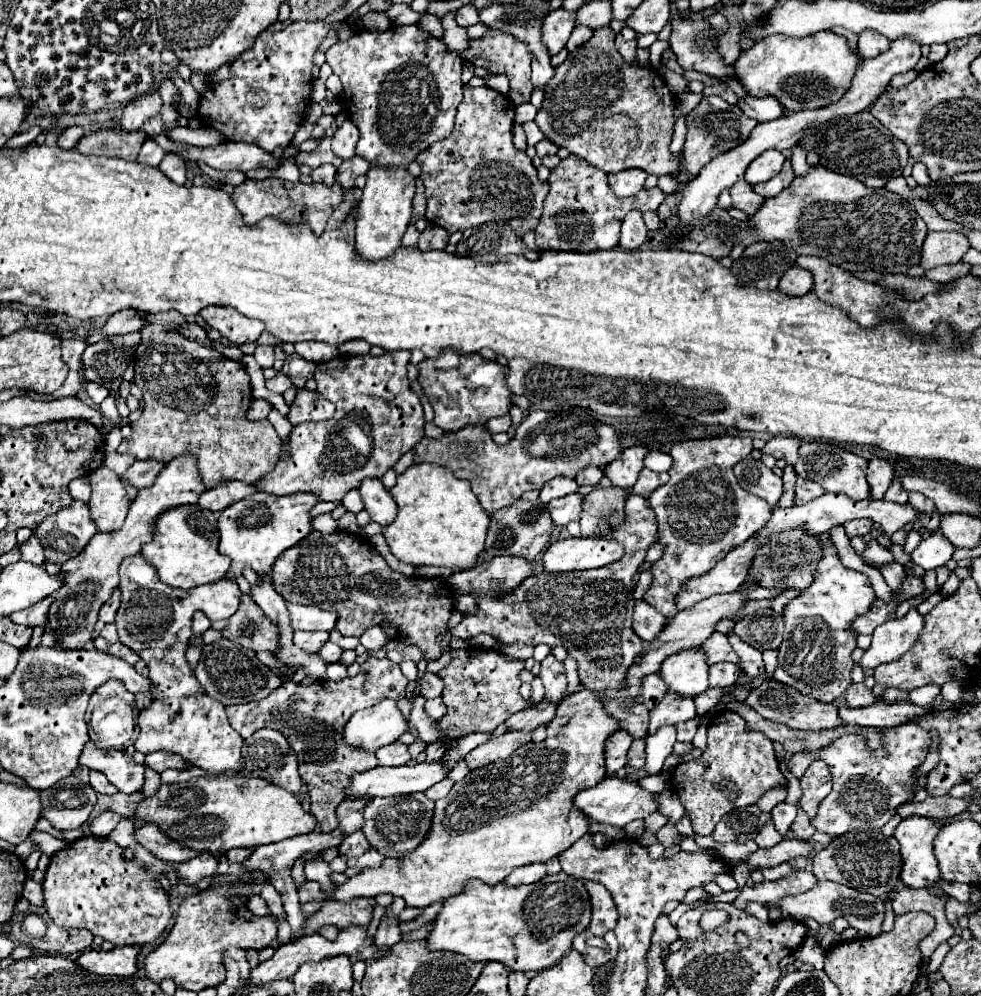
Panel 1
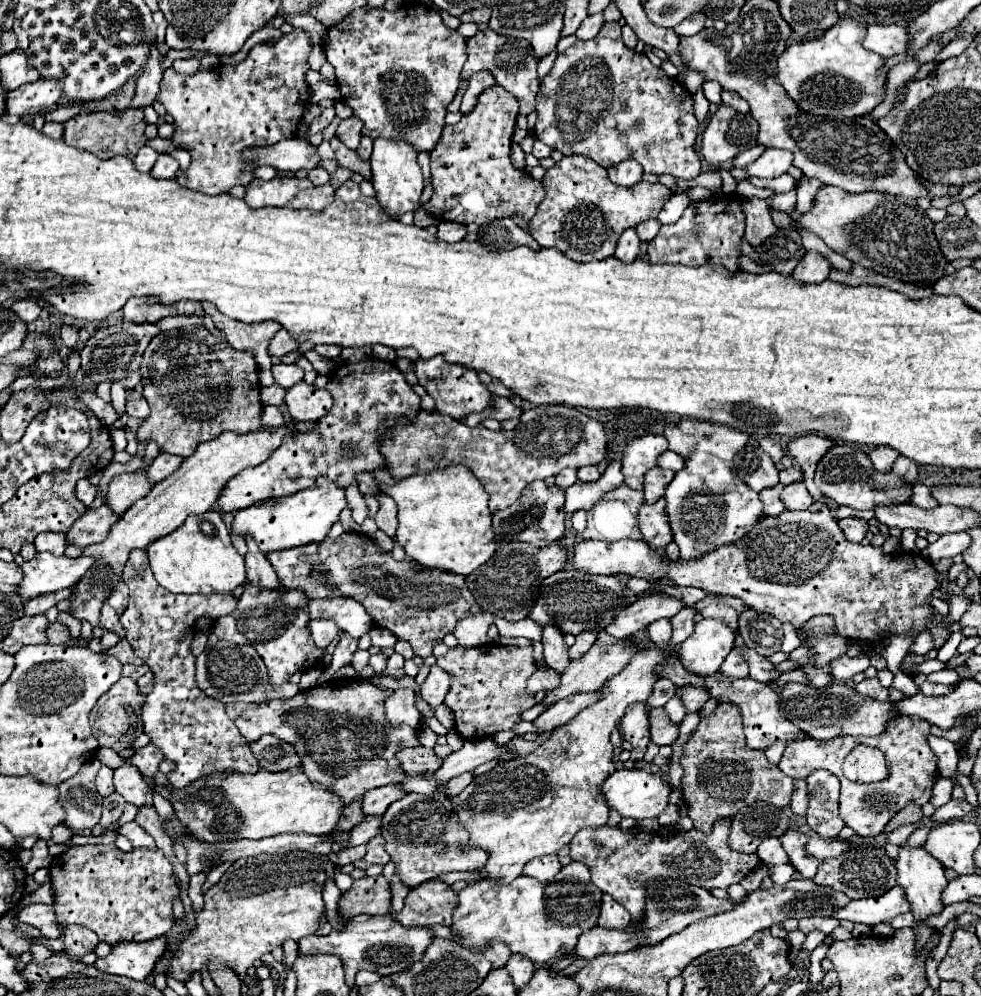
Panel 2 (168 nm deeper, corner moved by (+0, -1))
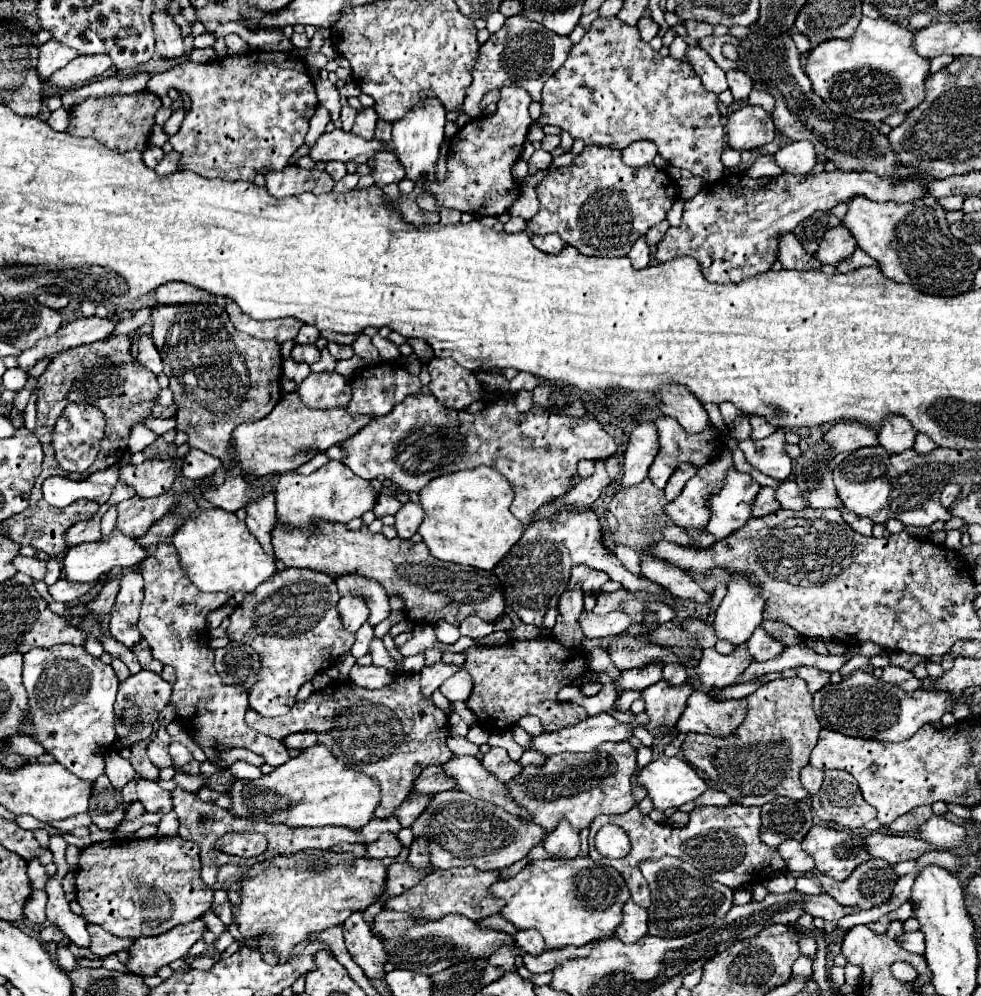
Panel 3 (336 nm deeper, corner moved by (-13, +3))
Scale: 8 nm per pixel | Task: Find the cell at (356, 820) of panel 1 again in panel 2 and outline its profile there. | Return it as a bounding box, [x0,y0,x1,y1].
[361,784,403,816]

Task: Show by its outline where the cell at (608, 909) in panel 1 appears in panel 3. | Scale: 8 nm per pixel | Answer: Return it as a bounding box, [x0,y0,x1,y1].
[616,900,648,942]

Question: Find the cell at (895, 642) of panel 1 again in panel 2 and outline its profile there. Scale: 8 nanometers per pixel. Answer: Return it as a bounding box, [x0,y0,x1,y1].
[831,652,871,682]

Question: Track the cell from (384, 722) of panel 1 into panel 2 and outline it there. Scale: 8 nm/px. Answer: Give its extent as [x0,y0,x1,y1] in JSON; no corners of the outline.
[385,688,421,728]

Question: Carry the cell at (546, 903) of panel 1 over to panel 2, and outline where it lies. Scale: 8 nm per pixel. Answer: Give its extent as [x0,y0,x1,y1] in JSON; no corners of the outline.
[451,862,601,964]

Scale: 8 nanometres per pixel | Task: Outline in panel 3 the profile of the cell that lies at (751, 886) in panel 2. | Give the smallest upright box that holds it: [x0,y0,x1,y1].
[812,858,898,910]

